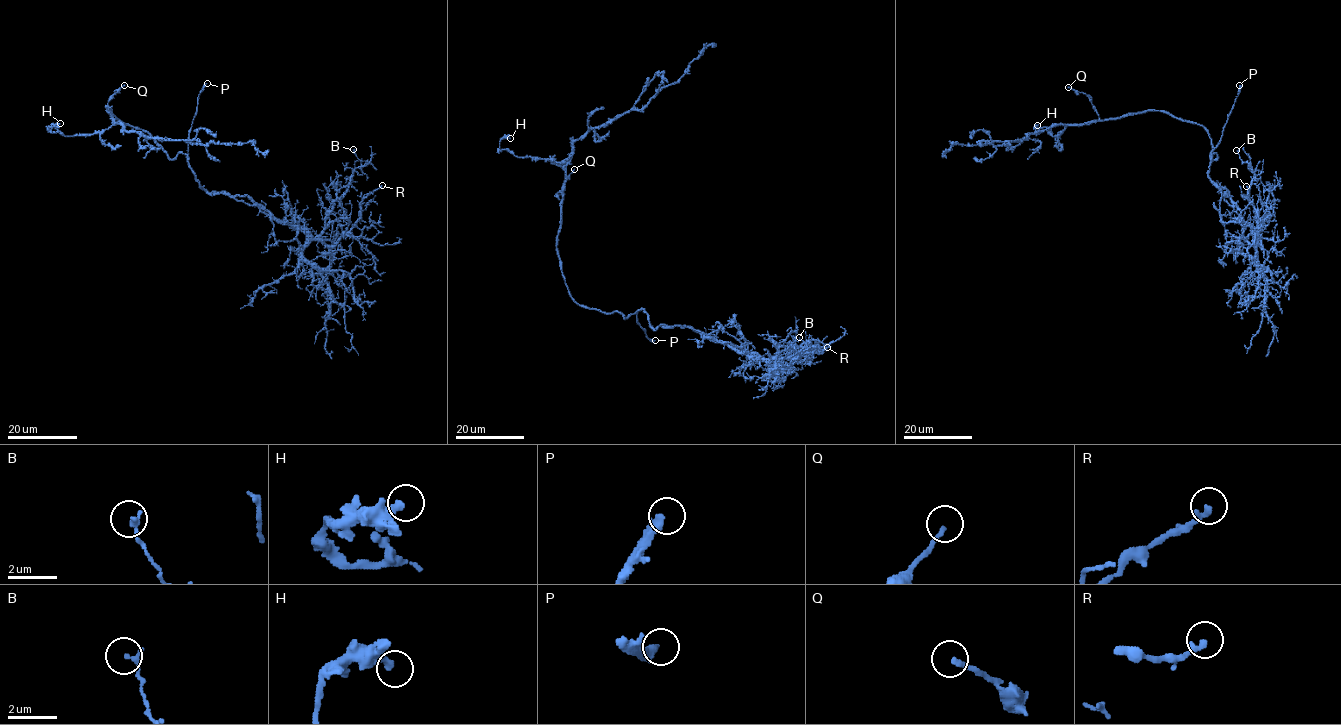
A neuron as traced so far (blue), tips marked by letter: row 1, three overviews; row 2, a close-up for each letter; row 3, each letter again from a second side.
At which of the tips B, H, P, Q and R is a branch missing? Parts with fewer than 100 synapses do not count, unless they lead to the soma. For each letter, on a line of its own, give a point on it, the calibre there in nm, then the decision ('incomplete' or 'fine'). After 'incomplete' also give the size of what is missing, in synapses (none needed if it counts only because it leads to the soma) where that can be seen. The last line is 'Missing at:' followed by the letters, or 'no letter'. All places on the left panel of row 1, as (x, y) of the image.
B: place (353, 149); calibre 200 nm; fine
H: place (60, 123); calibre 300 nm; fine
P: place (207, 83); calibre 380 nm; incomplete
Q: place (124, 85); calibre 170 nm; fine
R: place (382, 185); calibre 240 nm; fine
Missing at: P

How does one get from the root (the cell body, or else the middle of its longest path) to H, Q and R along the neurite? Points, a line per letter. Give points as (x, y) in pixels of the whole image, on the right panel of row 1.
H: (1208, 132), (1195, 122), (1160, 111), (1131, 113), (1068, 125), (1056, 137), (1037, 125)
Q: (1208, 132), (1195, 122), (1160, 111), (1100, 119), (1089, 98), (1068, 87)
R: (1208, 132), (1211, 159), (1217, 157), (1208, 175), (1228, 192), (1224, 200), (1260, 245), (1246, 186)

